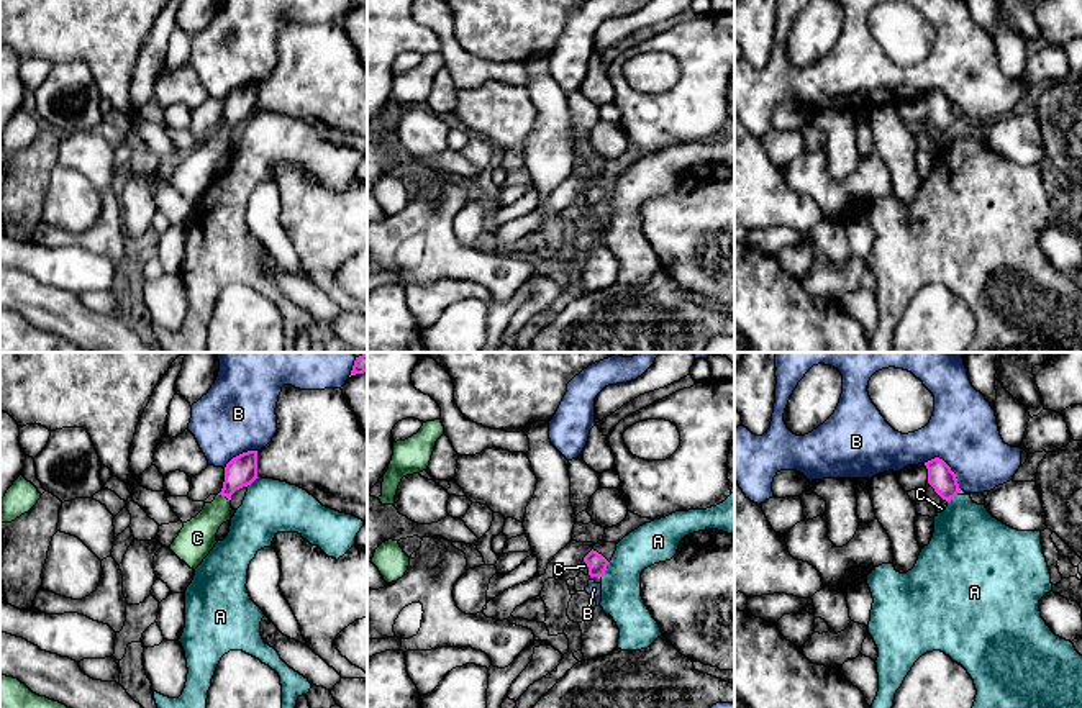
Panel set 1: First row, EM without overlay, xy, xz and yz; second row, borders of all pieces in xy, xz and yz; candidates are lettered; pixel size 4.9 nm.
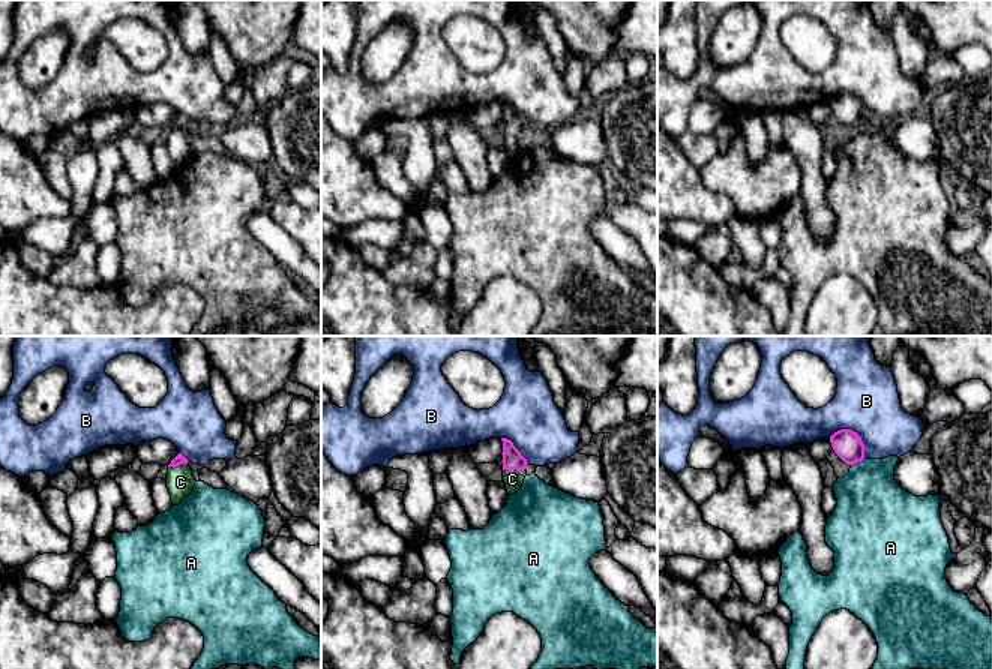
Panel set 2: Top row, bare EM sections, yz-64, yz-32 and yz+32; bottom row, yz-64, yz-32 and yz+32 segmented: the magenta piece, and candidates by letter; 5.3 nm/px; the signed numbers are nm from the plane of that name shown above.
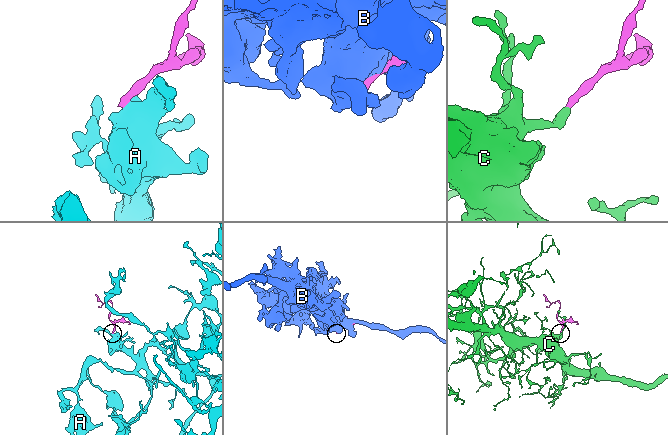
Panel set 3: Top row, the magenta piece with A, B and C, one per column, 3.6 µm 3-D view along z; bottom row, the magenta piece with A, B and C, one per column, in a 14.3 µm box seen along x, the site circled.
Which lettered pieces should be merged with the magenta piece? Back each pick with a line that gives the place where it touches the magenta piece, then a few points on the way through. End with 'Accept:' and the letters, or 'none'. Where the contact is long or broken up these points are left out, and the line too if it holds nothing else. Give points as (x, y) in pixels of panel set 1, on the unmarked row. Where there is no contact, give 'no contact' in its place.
C: xy (225, 128) | across xy (241, 104), (225, 128), (220, 141), (197, 171)
Accept: C

